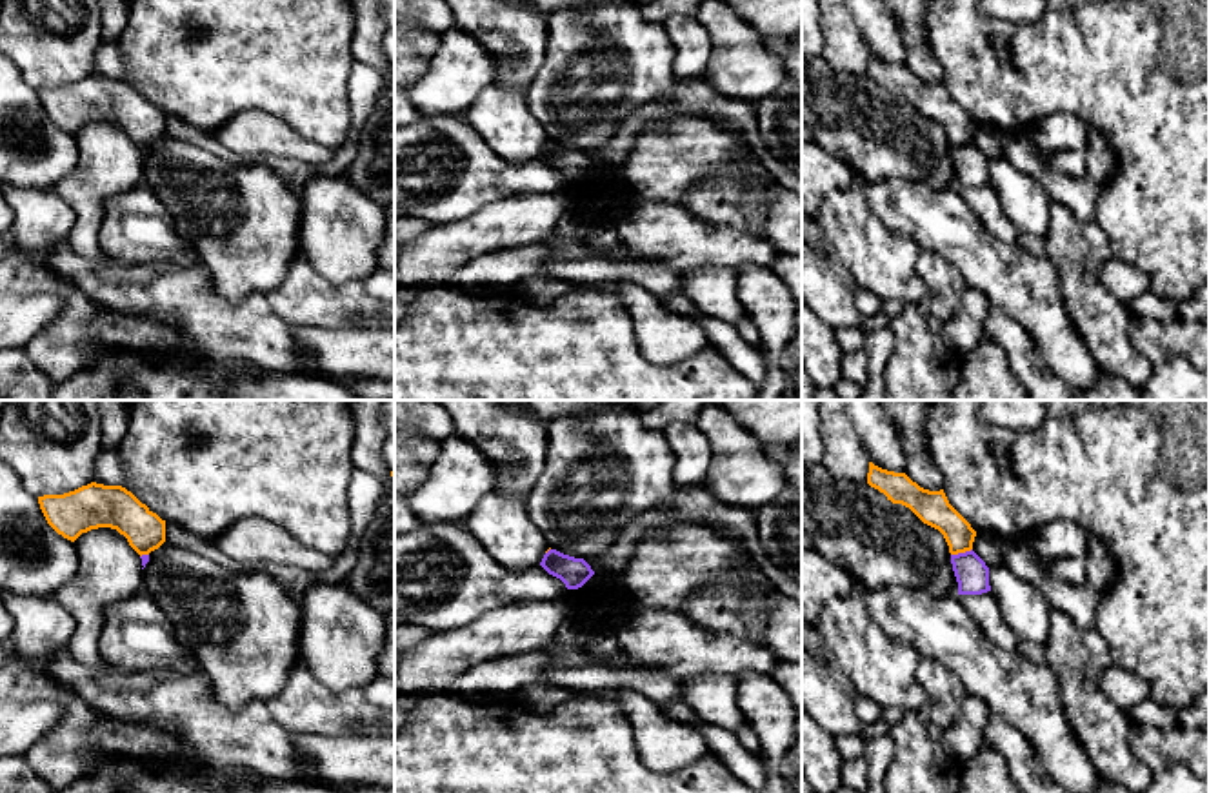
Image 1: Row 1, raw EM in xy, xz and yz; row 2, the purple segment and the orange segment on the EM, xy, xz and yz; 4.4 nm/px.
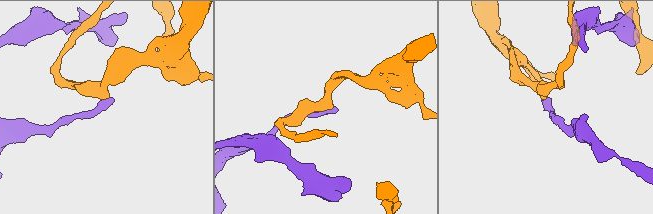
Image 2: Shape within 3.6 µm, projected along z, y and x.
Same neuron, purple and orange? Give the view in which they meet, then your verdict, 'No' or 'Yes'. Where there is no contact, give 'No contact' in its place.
Touches purple in yz. No

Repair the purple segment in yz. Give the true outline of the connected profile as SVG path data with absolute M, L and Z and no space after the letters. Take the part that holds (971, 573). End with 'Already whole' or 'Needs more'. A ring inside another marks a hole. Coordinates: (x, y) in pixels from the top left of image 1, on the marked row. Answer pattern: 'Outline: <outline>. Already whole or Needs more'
Outline: M973 549L951 555L951 564L958 582L958 595L982 595L991 591L989 567Z. Already whole

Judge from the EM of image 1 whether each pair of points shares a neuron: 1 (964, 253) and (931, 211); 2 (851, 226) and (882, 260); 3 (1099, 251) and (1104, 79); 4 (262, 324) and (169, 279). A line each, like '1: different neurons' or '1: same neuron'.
1: same neuron
2: same neuron
3: different neurons
4: same neuron

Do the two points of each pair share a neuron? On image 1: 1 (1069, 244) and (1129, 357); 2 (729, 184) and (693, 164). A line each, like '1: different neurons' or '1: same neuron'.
1: same neuron
2: different neurons

